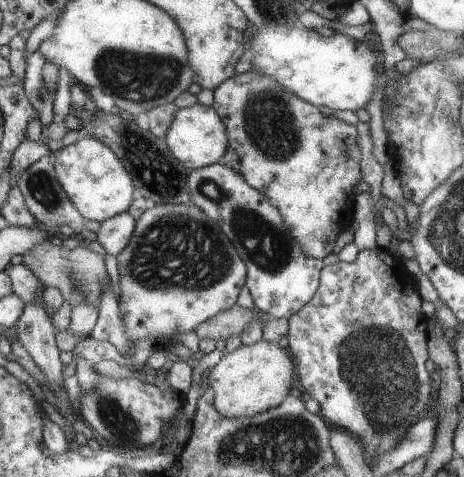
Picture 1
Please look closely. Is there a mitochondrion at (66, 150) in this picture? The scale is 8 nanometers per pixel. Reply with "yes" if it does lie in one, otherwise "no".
no

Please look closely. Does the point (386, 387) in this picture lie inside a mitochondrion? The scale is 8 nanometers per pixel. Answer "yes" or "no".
yes

